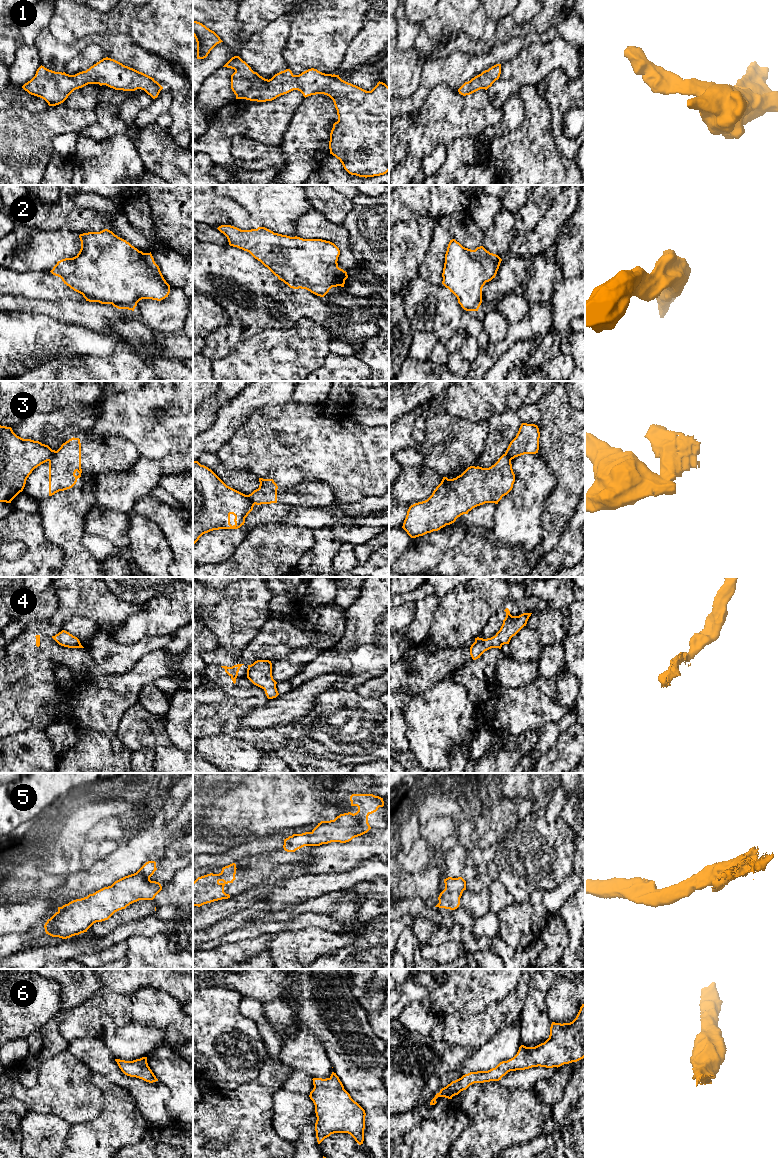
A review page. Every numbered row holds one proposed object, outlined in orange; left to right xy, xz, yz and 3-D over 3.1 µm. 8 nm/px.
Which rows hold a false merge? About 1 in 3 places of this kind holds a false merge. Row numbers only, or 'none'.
3

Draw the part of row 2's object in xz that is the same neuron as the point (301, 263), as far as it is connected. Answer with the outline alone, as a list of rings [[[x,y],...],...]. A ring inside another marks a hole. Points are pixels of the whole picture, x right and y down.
[[[221,225],[217,229],[227,237],[230,246],[249,252],[290,288],[306,289],[324,297],[332,287],[344,287],[348,278],[347,272],[338,267],[340,250],[330,241],[290,237],[265,227],[241,230],[231,225]]]

